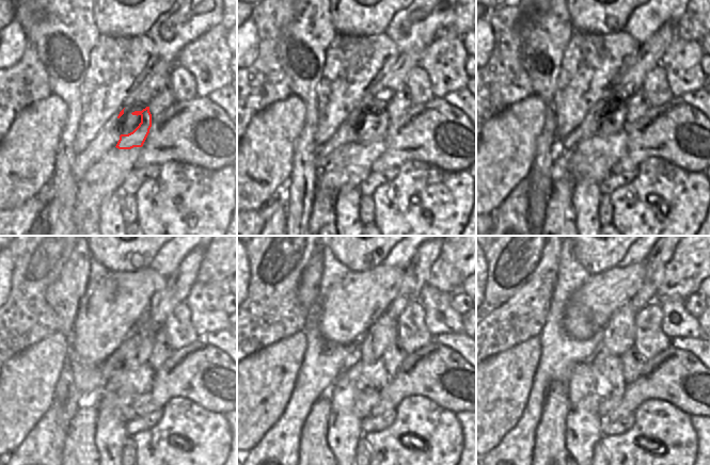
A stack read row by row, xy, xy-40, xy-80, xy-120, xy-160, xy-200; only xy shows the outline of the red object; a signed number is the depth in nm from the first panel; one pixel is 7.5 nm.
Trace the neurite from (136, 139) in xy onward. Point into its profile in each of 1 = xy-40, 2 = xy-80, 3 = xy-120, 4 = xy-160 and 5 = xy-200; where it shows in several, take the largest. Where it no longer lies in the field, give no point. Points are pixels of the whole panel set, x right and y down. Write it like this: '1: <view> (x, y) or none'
1: xy-40 (368, 133)
2: xy-80 (612, 119)
3: xy-120 (133, 352)
4: xy-160 (382, 334)
5: xy-200 (618, 334)

